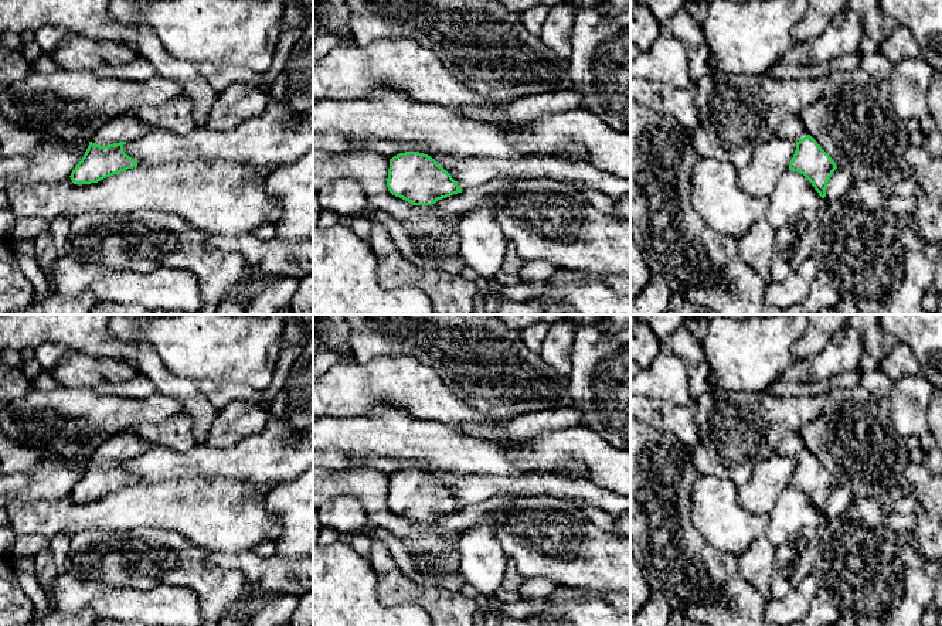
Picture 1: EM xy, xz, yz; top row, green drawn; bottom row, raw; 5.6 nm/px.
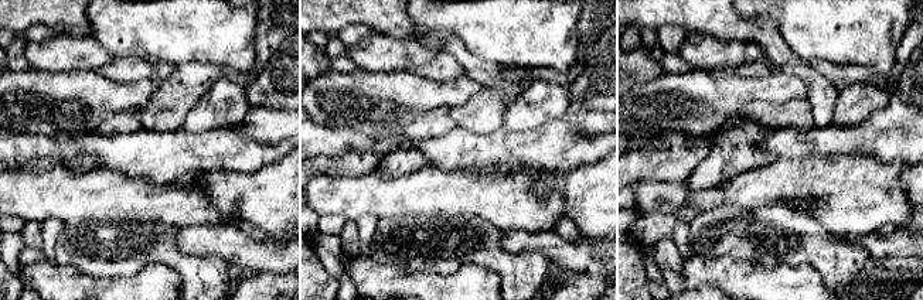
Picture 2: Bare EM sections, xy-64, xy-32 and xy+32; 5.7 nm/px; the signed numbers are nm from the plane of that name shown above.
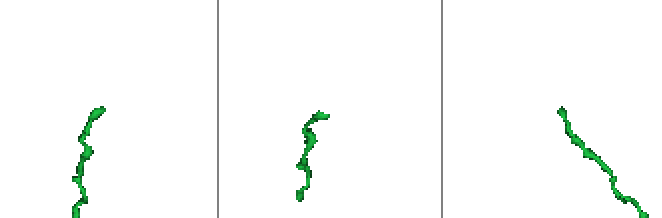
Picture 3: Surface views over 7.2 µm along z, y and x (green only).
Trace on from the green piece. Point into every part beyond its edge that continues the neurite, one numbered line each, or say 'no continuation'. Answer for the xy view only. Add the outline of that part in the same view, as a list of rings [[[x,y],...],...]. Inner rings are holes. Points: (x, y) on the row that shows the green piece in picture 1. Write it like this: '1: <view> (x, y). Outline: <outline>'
1: xy (125, 128). Outline: [[[126,112],[106,122],[91,139],[99,146],[109,146],[120,142],[132,142],[142,137],[149,130],[147,125],[132,112]]]

